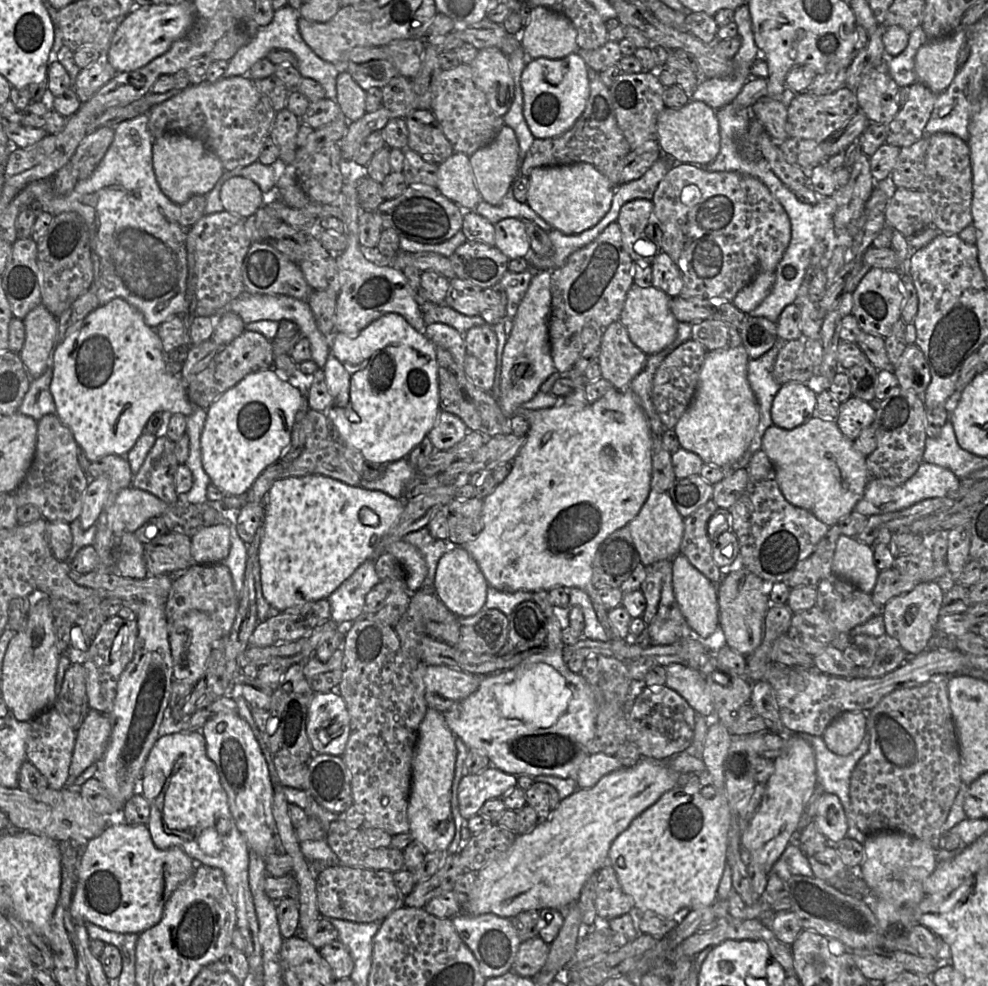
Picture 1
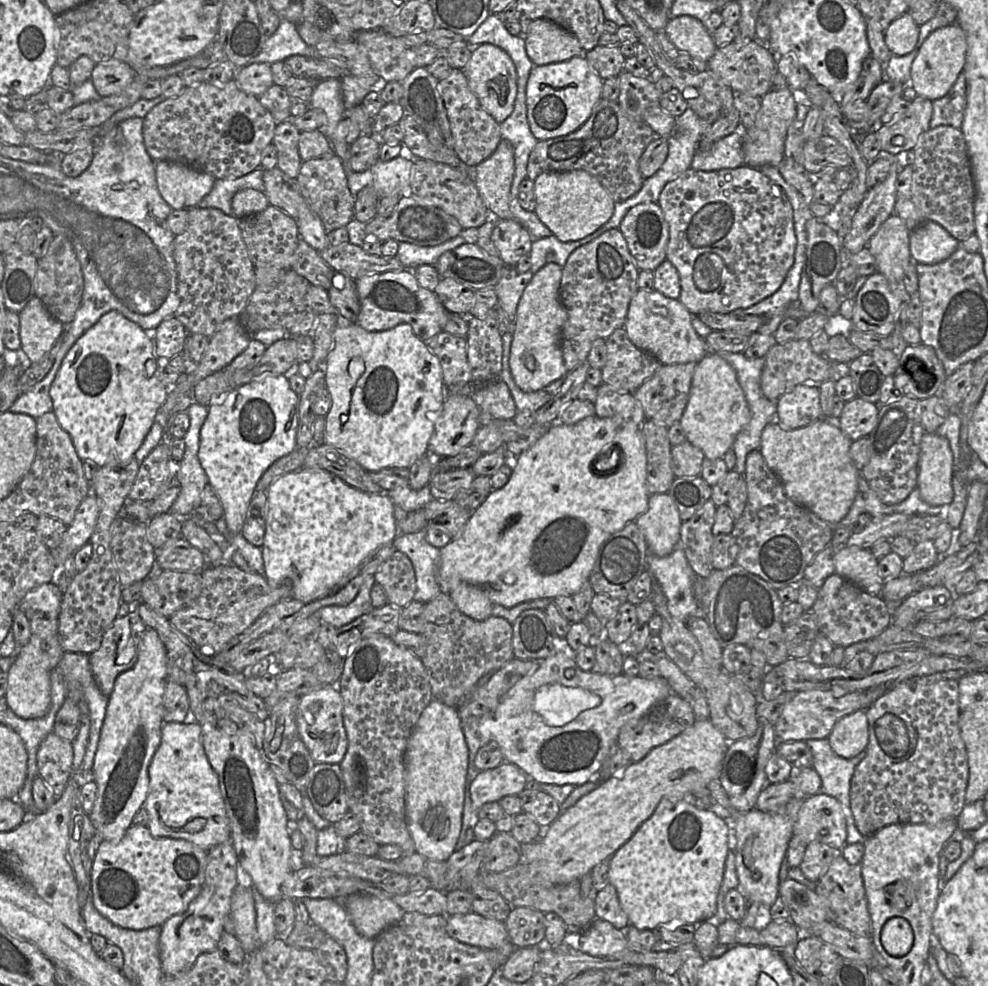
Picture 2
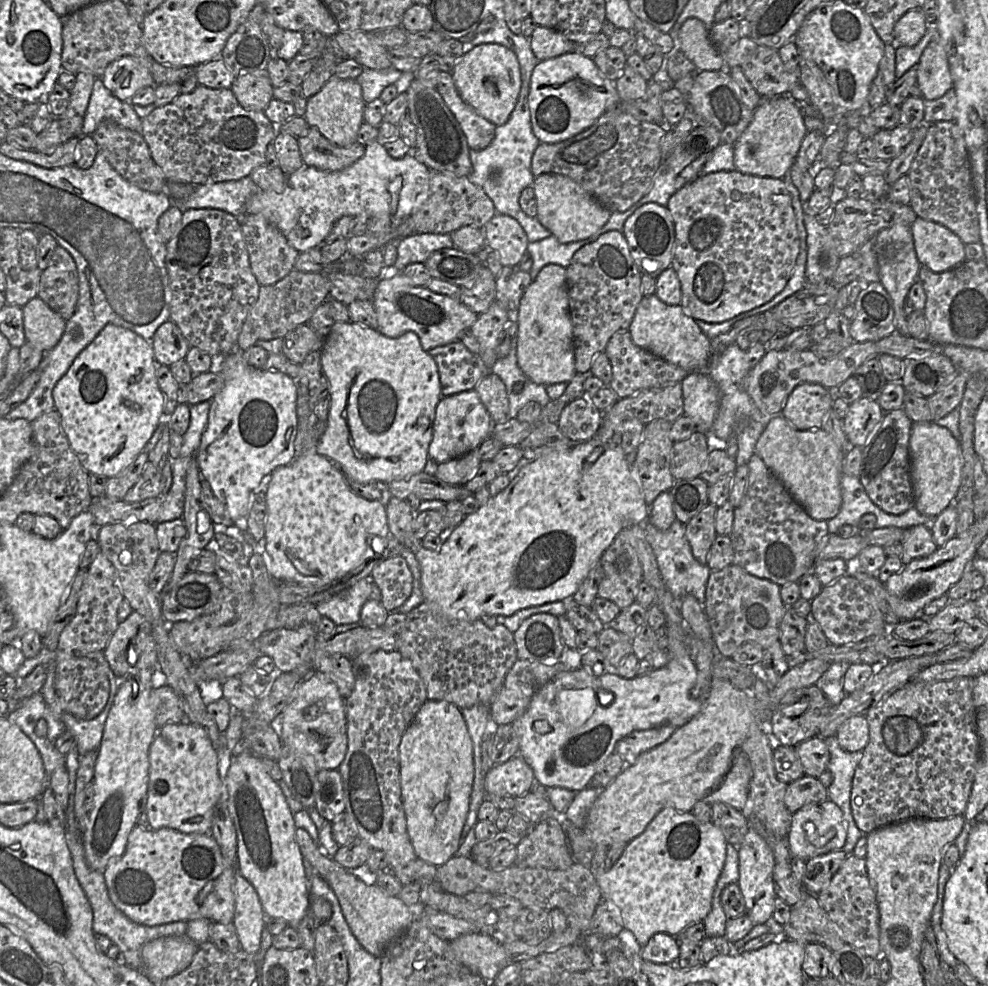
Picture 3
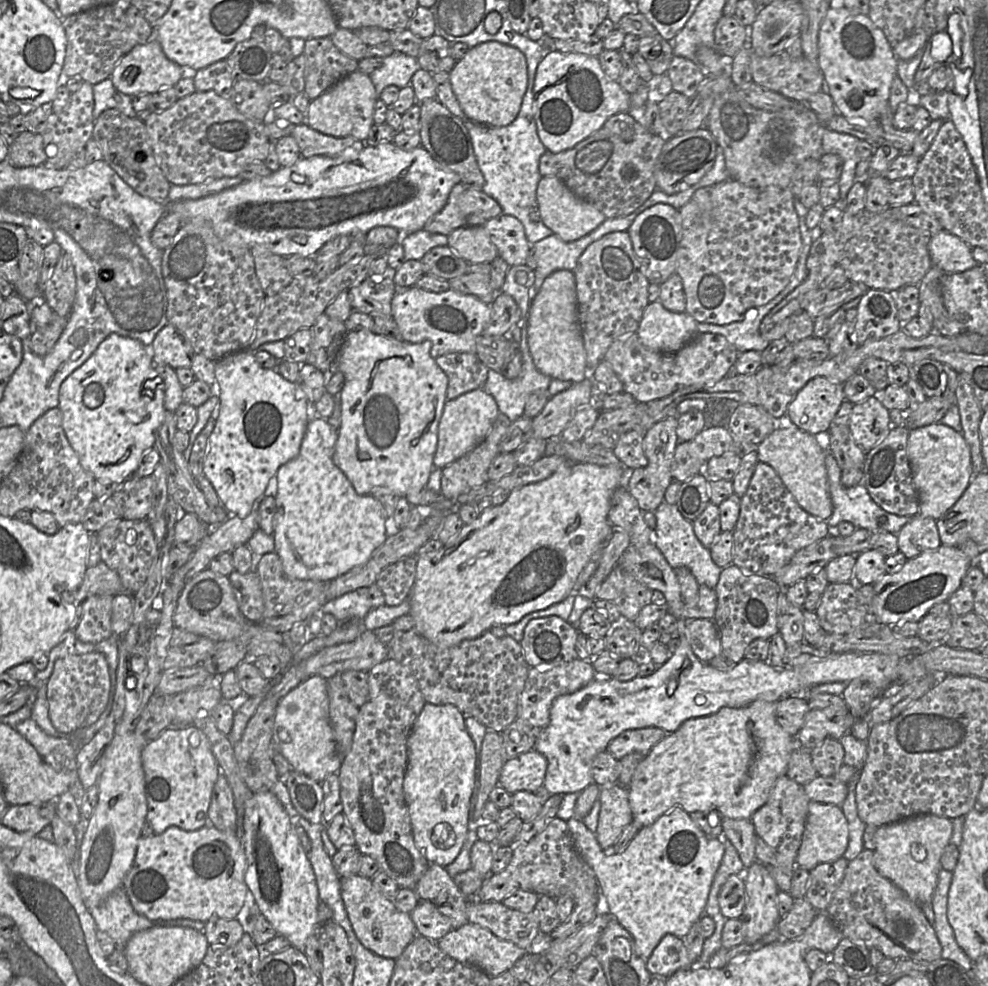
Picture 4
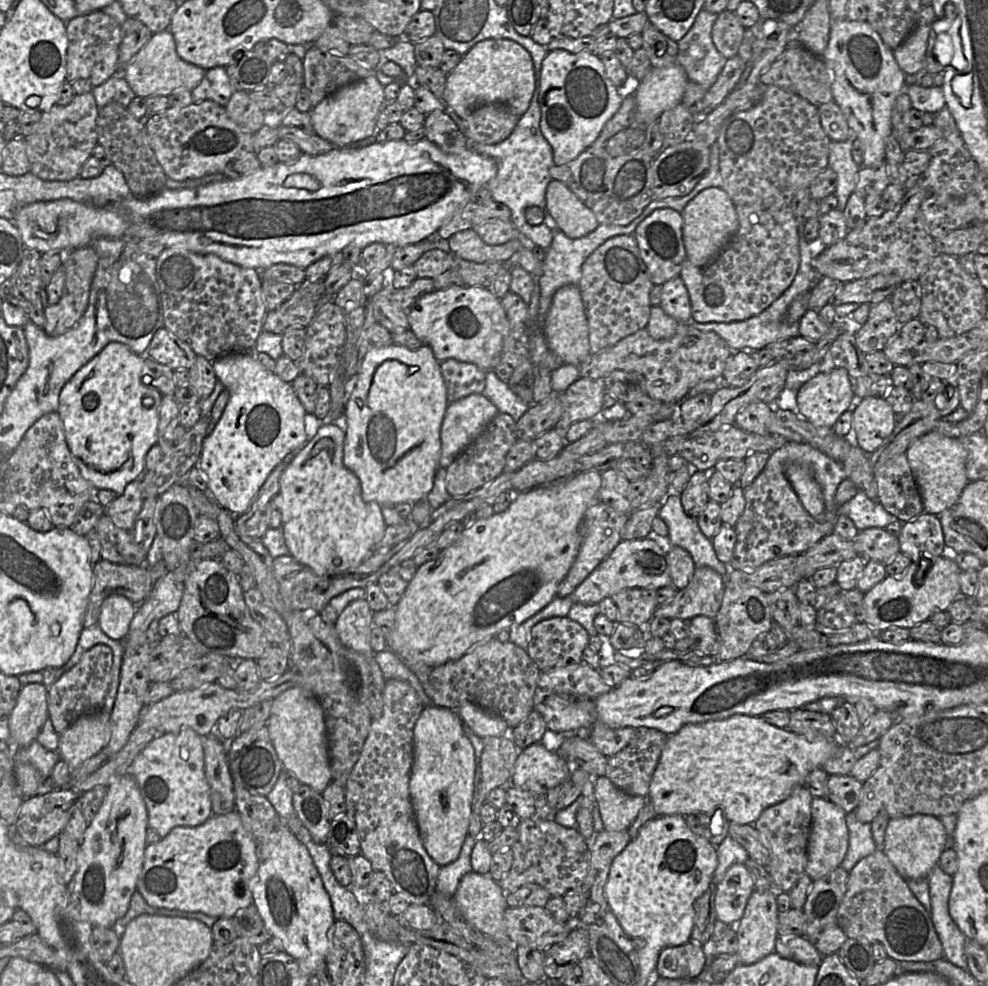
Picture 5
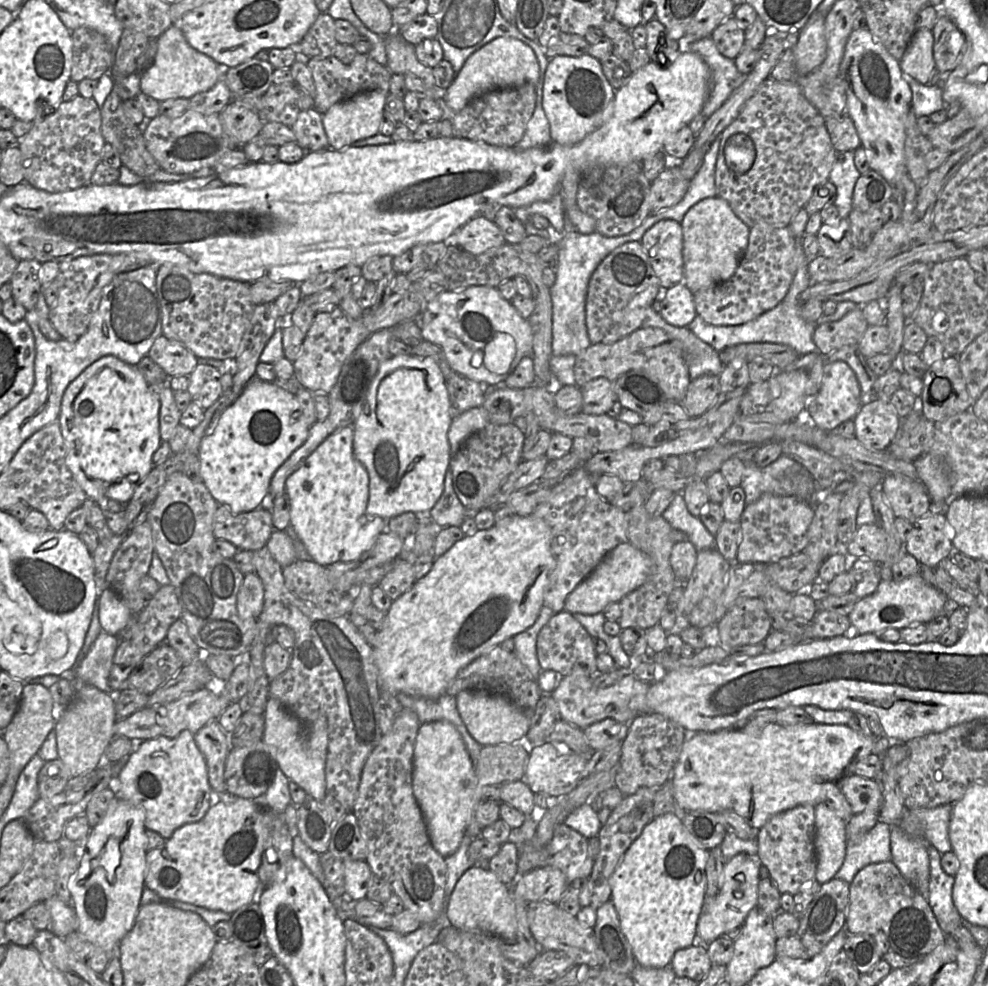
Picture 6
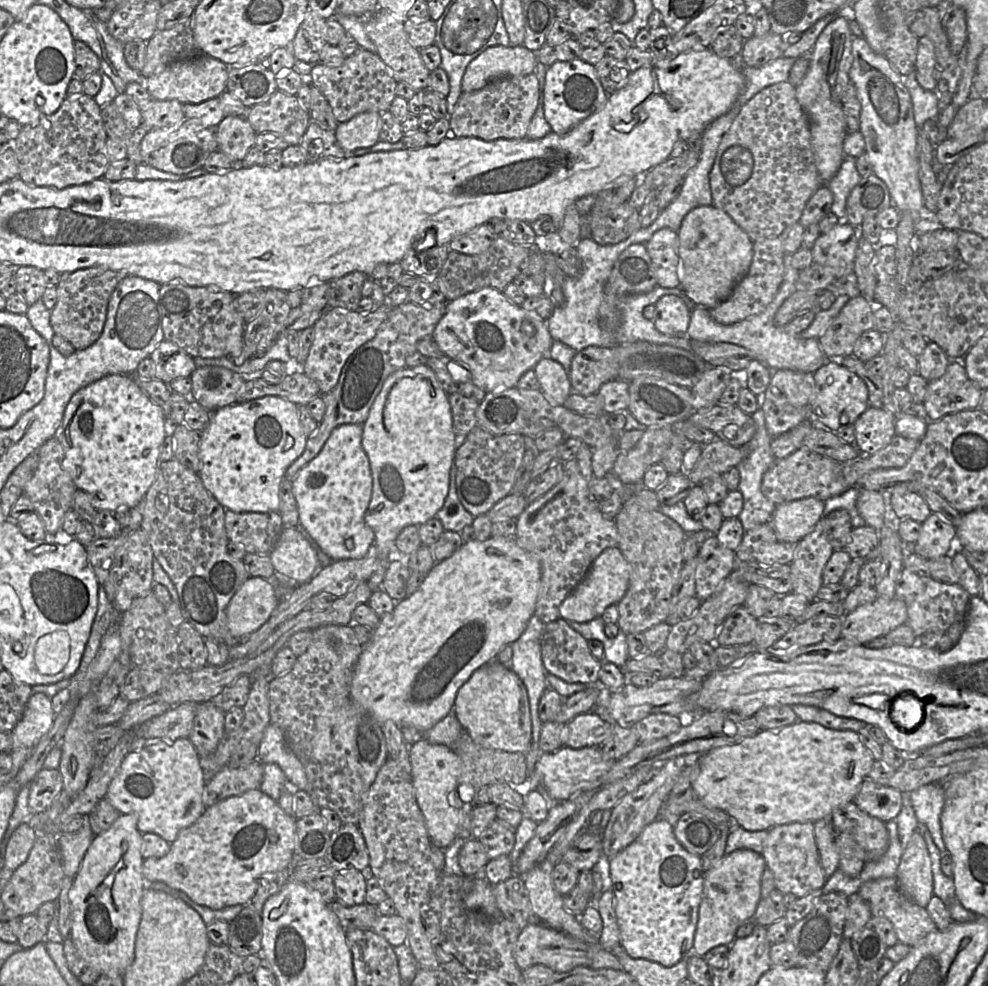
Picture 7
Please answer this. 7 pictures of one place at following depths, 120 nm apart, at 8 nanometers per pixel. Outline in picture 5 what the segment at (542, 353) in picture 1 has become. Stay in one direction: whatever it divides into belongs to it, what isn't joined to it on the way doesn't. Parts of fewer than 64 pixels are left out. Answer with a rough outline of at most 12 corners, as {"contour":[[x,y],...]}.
{"contour":[[579,287],[553,295],[544,322],[547,344],[564,364],[590,353]]}

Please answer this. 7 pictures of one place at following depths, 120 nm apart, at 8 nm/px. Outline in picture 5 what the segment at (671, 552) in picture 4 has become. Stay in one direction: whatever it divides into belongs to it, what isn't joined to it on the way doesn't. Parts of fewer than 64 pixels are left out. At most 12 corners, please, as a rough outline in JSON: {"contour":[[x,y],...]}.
{"contour":[[669,493],[658,516],[668,527],[668,545],[688,551],[696,567],[723,578],[718,559],[697,519],[685,513],[680,494]]}

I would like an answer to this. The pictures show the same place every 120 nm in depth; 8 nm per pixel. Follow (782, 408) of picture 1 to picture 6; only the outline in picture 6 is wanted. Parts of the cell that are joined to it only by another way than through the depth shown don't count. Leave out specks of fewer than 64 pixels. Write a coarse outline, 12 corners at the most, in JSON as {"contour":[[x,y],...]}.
{"contour":[[844,362],[826,363],[807,422],[830,432],[854,419],[861,390]]}

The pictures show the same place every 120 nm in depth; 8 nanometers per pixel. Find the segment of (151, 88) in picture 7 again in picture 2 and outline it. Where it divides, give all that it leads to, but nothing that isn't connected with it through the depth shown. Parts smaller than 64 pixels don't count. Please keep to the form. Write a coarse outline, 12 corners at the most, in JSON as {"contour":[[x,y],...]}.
{"contour":[[112,59],[95,64],[90,80],[101,97],[120,93],[136,72]]}

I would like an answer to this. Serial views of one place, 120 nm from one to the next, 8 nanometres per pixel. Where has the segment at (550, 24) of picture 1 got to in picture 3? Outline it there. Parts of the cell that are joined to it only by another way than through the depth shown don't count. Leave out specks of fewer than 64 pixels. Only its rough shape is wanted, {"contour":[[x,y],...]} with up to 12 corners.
{"contour":[[537,26],[529,40],[539,61],[572,52],[558,31]]}

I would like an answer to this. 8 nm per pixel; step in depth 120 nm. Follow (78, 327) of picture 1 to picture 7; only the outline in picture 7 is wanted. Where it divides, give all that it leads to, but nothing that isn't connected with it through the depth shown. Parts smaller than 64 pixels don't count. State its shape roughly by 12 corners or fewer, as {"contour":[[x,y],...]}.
{"contour":[[130,375],[72,396],[54,437],[96,510],[139,507],[170,425]]}

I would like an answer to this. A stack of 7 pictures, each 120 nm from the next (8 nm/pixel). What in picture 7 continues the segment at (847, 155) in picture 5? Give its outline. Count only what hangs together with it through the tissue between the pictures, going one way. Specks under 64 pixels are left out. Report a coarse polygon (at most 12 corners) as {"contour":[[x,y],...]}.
{"contour":[[845,154],[837,174],[825,183],[831,212],[846,217],[847,199],[861,178],[856,158]]}

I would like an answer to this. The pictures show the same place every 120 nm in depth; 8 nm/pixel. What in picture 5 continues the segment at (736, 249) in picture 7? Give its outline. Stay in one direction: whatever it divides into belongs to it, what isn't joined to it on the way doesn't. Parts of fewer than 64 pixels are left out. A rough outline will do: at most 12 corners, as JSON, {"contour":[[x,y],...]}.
{"contour":[[722,188],[701,191],[682,217],[686,258],[700,268],[739,228]]}

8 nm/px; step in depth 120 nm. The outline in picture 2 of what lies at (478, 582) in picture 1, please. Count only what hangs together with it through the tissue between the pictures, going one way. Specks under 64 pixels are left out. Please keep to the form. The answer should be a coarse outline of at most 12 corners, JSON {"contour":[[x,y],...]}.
{"contour":[[461,582],[449,596],[463,614],[483,621],[493,603],[477,586]]}

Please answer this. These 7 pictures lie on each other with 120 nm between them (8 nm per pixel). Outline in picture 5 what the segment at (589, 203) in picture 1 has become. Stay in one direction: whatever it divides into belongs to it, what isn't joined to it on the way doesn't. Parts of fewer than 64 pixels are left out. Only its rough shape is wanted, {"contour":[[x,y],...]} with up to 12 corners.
{"contour":[[556,179],[546,209],[571,239],[599,225],[593,211]]}

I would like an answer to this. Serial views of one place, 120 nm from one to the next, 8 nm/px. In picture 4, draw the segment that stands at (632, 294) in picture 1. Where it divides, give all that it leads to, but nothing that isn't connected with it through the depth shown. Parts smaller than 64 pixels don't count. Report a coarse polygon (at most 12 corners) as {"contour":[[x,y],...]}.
{"contour":[[648,303],[636,334],[674,353],[699,334],[687,312]]}

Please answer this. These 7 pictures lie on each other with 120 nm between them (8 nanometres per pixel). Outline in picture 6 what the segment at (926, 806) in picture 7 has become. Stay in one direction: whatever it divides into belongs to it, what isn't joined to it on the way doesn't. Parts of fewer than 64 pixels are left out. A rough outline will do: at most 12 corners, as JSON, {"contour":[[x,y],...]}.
{"contour":[[952,805],[911,810],[922,838],[941,854],[952,851]]}

